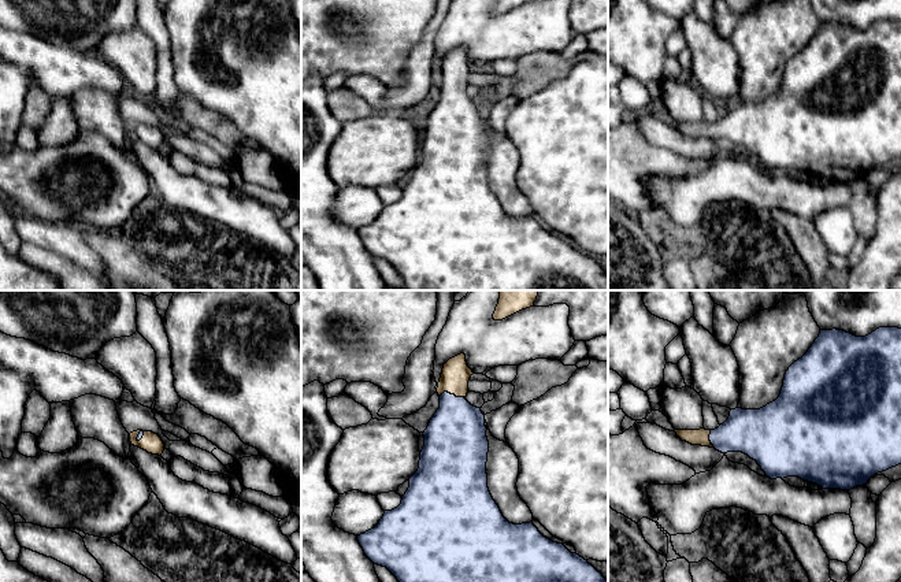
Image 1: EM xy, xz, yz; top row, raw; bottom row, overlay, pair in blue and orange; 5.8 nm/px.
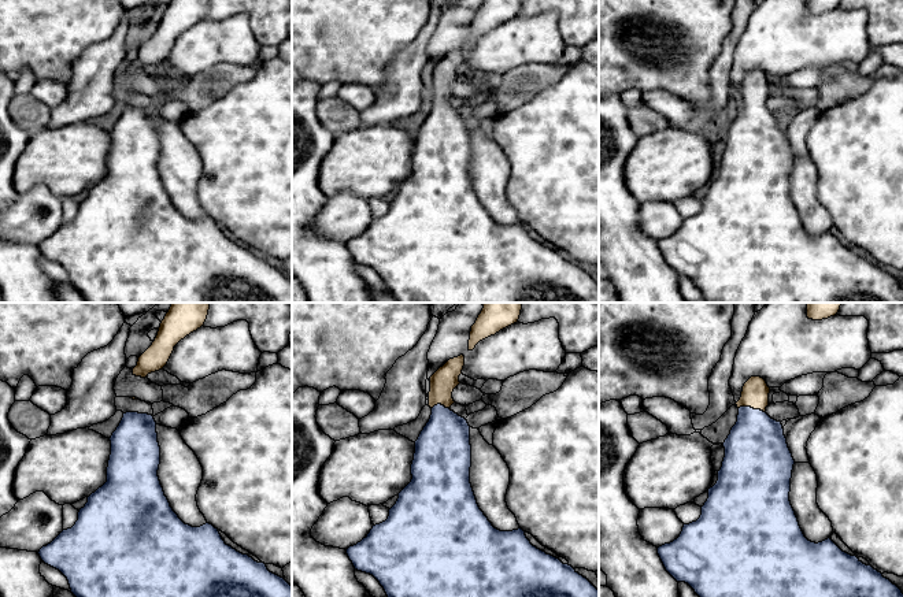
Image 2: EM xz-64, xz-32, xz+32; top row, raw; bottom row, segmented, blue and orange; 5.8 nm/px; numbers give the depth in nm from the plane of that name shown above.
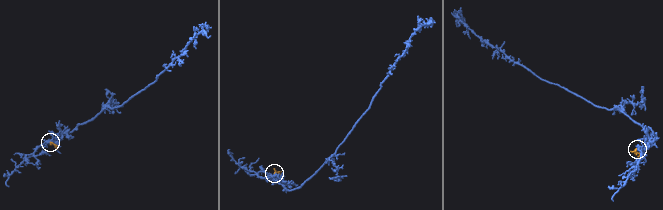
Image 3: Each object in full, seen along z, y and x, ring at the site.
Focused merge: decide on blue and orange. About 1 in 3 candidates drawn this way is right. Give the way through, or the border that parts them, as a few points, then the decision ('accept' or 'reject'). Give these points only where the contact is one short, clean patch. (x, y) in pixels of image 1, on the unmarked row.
way xz (456, 130), (452, 88), (455, 70); accept

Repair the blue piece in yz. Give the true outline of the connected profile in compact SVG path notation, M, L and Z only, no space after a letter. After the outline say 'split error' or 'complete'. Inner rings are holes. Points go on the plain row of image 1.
M879 21L865 30L856 30L843 23L820 23L808 45L794 55L785 67L779 90L760 103L735 101L730 104L728 112L715 123L675 123L676 129L691 138L715 141L722 147L742 145L756 153L765 168L771 173L798 170L816 177L823 182L850 184L867 178L868 173L878 166L901 157L901 22Z | split error

